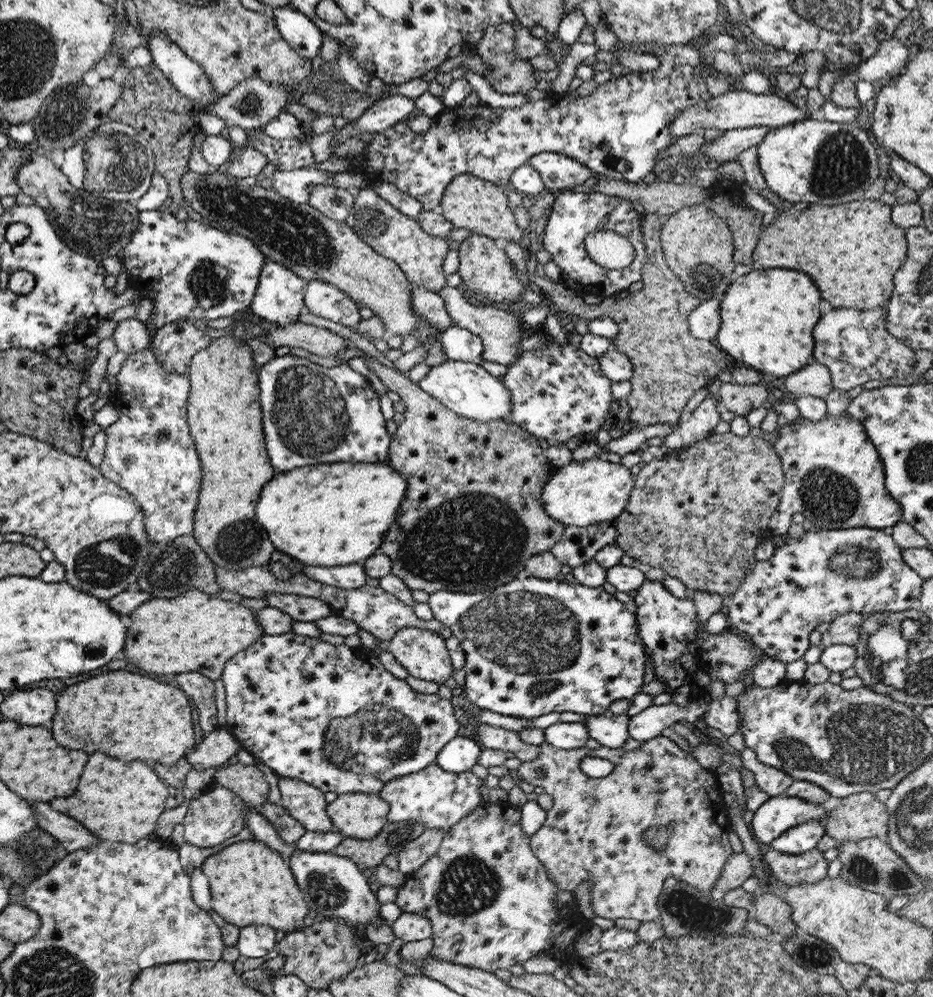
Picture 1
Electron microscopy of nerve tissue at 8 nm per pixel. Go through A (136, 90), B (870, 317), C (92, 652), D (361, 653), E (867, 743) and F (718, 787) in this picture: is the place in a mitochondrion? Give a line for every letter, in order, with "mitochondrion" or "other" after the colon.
A: other
B: other
C: other
D: other
E: mitochondrion
F: other

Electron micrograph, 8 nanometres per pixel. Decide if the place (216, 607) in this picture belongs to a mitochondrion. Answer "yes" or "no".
no

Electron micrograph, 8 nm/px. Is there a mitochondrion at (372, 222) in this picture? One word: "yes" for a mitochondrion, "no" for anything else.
yes

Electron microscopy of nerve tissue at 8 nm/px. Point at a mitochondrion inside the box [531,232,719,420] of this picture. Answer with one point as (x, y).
(673, 374)

